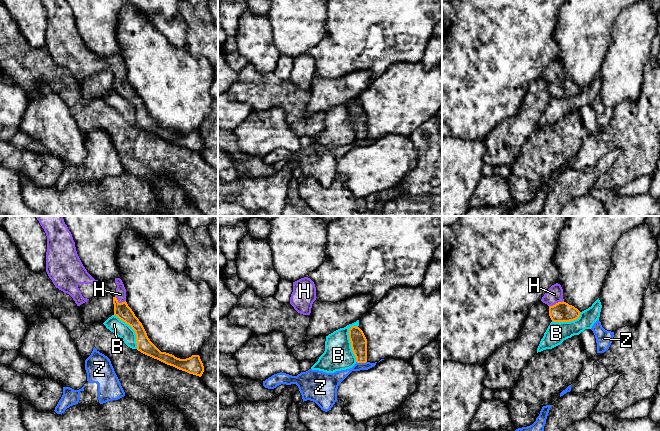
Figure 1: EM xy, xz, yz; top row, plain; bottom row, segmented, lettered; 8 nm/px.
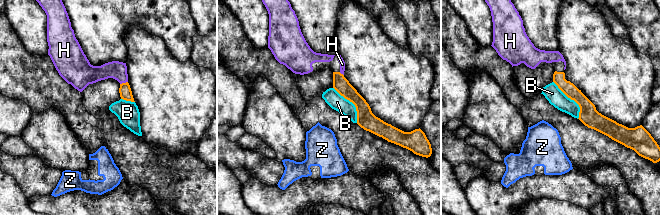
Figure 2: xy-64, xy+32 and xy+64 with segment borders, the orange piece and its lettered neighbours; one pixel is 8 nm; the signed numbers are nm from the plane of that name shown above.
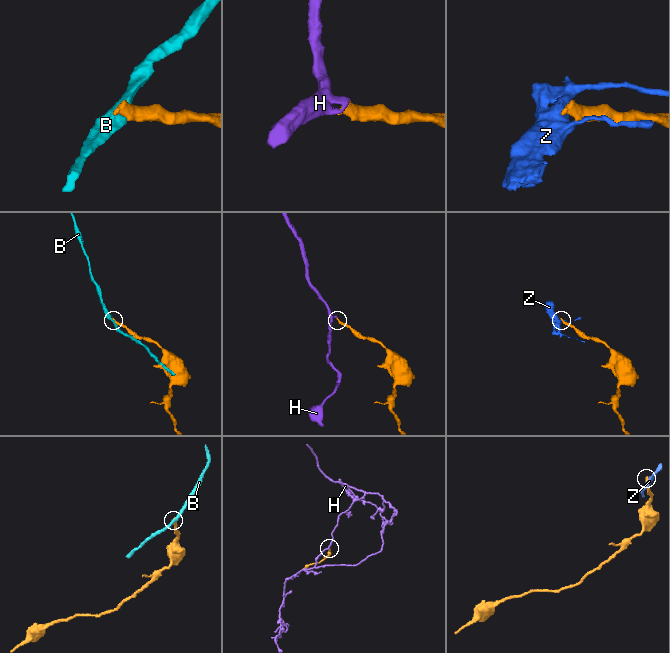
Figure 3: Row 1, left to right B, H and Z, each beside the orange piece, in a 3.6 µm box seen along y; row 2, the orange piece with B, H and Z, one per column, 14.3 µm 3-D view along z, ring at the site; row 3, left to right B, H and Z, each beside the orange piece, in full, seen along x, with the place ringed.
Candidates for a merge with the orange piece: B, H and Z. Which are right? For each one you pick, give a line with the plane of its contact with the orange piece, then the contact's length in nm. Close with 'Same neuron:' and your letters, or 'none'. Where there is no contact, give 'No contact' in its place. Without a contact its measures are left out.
H: Touches orange in yz. Shared border 130 nm
Same neuron: H

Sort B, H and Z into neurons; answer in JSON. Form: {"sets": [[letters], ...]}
{"sets": [["B"], ["H"], ["Z"]]}

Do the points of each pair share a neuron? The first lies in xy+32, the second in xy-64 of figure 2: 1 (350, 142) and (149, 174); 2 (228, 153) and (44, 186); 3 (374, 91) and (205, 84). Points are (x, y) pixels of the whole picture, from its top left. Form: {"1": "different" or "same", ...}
{"1": "same", "2": "same", "3": "same"}

